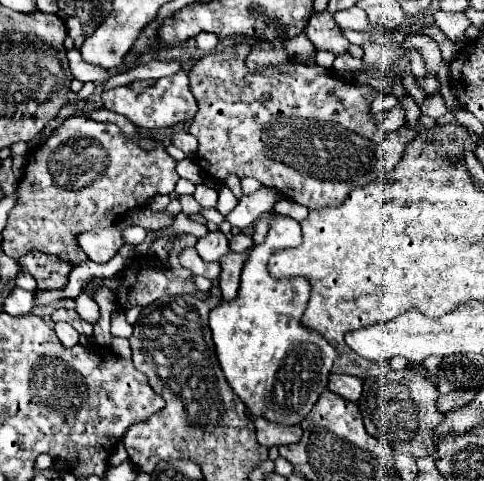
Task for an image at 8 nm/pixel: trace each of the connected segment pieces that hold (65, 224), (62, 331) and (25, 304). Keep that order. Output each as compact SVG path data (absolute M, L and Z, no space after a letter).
M80 115L80 117L70 117L70 119L66 119L66 121L62 123L60 129L56 129L56 131L52 133L52 137L50 137L44 145L40 145L40 147L36 147L36 149L32 149L32 151L28 153L24 177L22 177L22 181L18 183L18 193L20 193L20 197L18 197L18 203L12 207L12 211L10 211L10 215L8 215L8 223L6 223L4 231L2 231L2 249L4 249L4 253L6 253L8 257L12 257L12 259L20 259L22 255L26 255L26 253L30 253L30 251L42 251L42 253L48 253L48 255L56 255L58 259L72 259L72 263L82 263L82 261L86 261L86 259L84 259L84 255L80 255L80 251L76 251L76 245L74 245L74 237L76 237L76 235L80 235L80 233L84 233L84 231L90 231L90 229L114 225L124 213L128 213L130 209L136 209L136 207L144 207L144 205L148 203L148 199L154 197L154 195L170 195L170 193L174 191L178 179L180 179L180 177L178 177L178 173L176 173L176 161L166 153L166 145L156 145L154 149L144 151L144 149L140 149L132 139L128 139L114 123L98 123L98 121L88 119L88 117L82 117L82 115Z
M56 323L54 331L56 331L56 335L58 335L58 339L62 341L64 347L74 347L78 343L78 339L80 339L78 331L72 329L68 323Z
M14 287L12 293L6 297L4 311L12 317L20 317L20 315L30 315L32 307L34 307L34 293Z

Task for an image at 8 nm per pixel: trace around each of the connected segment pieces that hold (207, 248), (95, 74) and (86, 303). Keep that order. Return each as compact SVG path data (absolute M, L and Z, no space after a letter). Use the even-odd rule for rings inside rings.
M216 229L216 231L210 231L206 237L198 239L196 251L204 261L218 261L222 255L230 251L230 247L228 247L228 239L224 237L224 233Z
M72 49L66 53L68 57L68 63L70 63L70 71L74 75L74 79L86 83L86 81L94 81L98 87L104 85L104 79L108 79L108 71L98 67L98 65L90 65L90 63L84 63L82 55L78 49Z
M80 293L74 301L76 301L76 311L78 311L78 315L80 315L80 317L84 317L88 323L92 323L92 325L94 325L94 323L98 321L98 317L100 317L96 301L94 301L92 297L84 295L84 293Z

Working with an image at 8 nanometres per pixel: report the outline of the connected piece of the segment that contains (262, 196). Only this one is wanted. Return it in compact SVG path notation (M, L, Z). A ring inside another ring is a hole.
M260 187L256 193L252 195L242 195L238 199L238 205L226 215L226 219L238 227L238 229L246 229L250 227L260 215L264 213L272 213L274 203L278 201L278 193L274 197L274 189L270 187Z

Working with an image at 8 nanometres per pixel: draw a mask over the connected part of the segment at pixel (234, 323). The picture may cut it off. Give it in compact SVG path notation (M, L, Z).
M278 215L270 219L268 225L270 227L264 243L256 245L250 251L248 261L244 263L238 297L232 301L220 301L210 311L210 329L212 329L212 341L216 345L216 357L222 367L222 373L234 395L246 405L246 411L254 417L264 417L270 423L298 425L310 413L310 409L326 389L330 367L336 359L336 351L322 335L308 331L300 323L312 287L302 283L302 279L272 279L272 275L268 275L268 259L274 251L296 247L302 243L300 223L296 223L290 217Z

